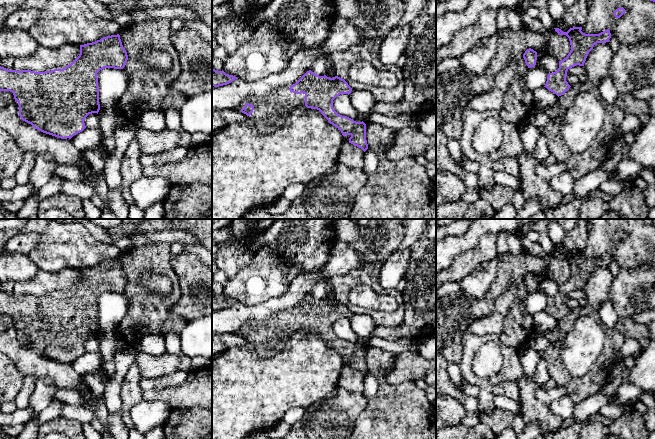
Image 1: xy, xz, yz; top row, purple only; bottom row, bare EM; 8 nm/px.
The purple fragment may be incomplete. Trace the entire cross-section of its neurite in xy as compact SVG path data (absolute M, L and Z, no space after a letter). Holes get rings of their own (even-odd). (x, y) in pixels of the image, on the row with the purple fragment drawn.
M117 34L80 45L79 56L66 67L59 66L45 72L35 72L33 70L8 70L0 66L0 96L11 100L15 105L17 115L35 129L61 139L71 139L86 128L85 118L92 113L98 114L100 110L97 73L104 68L123 69L127 60L127 52L122 45L120 35Z

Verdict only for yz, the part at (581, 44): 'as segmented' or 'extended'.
as segmented

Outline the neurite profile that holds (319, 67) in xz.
M325 57L318 58L310 70L319 76L324 76L327 72L327 59Z

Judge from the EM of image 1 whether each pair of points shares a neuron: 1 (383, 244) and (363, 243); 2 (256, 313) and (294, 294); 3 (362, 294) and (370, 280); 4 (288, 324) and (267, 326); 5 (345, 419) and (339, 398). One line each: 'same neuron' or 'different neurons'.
1: same neuron
2: same neuron
3: different neurons
4: same neuron
5: same neuron

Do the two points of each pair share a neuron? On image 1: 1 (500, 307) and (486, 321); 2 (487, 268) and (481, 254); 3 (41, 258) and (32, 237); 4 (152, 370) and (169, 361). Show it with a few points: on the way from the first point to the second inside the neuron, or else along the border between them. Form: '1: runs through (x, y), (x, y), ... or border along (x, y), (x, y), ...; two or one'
1: runs through (499, 311), (490, 320); one
2: border along (497, 242), (496, 255), (476, 266), (465, 276); two
3: border along (40, 234), (37, 244), (27, 254); two
4: runs through (156, 366), (165, 364); one

